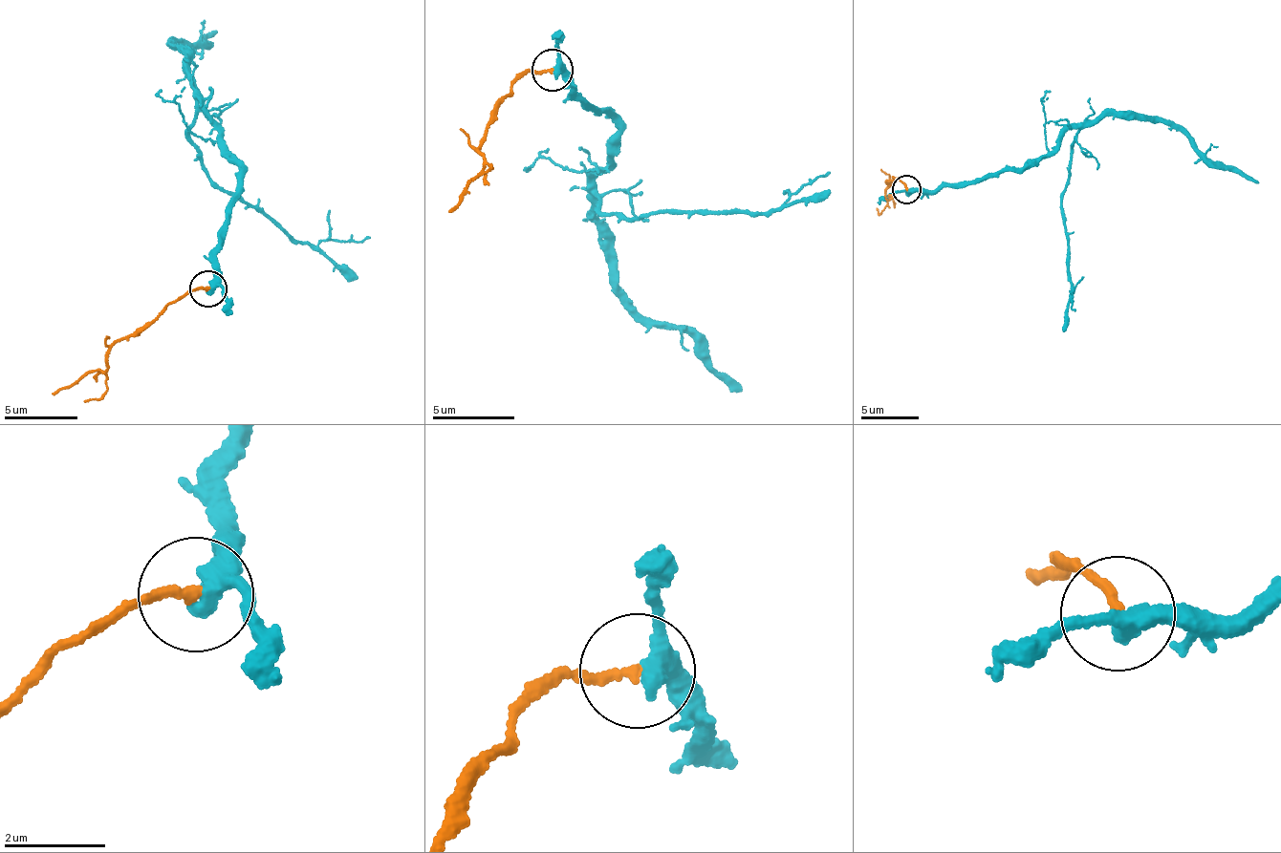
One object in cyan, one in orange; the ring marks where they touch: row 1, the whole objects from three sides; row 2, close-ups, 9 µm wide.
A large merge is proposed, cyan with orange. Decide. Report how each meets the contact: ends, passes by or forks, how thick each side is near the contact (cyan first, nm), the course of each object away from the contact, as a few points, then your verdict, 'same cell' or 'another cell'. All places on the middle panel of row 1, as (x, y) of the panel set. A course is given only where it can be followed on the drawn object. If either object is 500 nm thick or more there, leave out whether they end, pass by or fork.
cyan passes by; orange ends there; 360 nm thick on the cyan side, 200 nm on the other; cyan runs (553, 71), (618, 128), (614, 165), (595, 177), (605, 216), (757, 213), (784, 207), (792, 194), (829, 174); orange runs (553, 71), (518, 74), (510, 93), (496, 105), (482, 147), (485, 158), (447, 213); same cell

